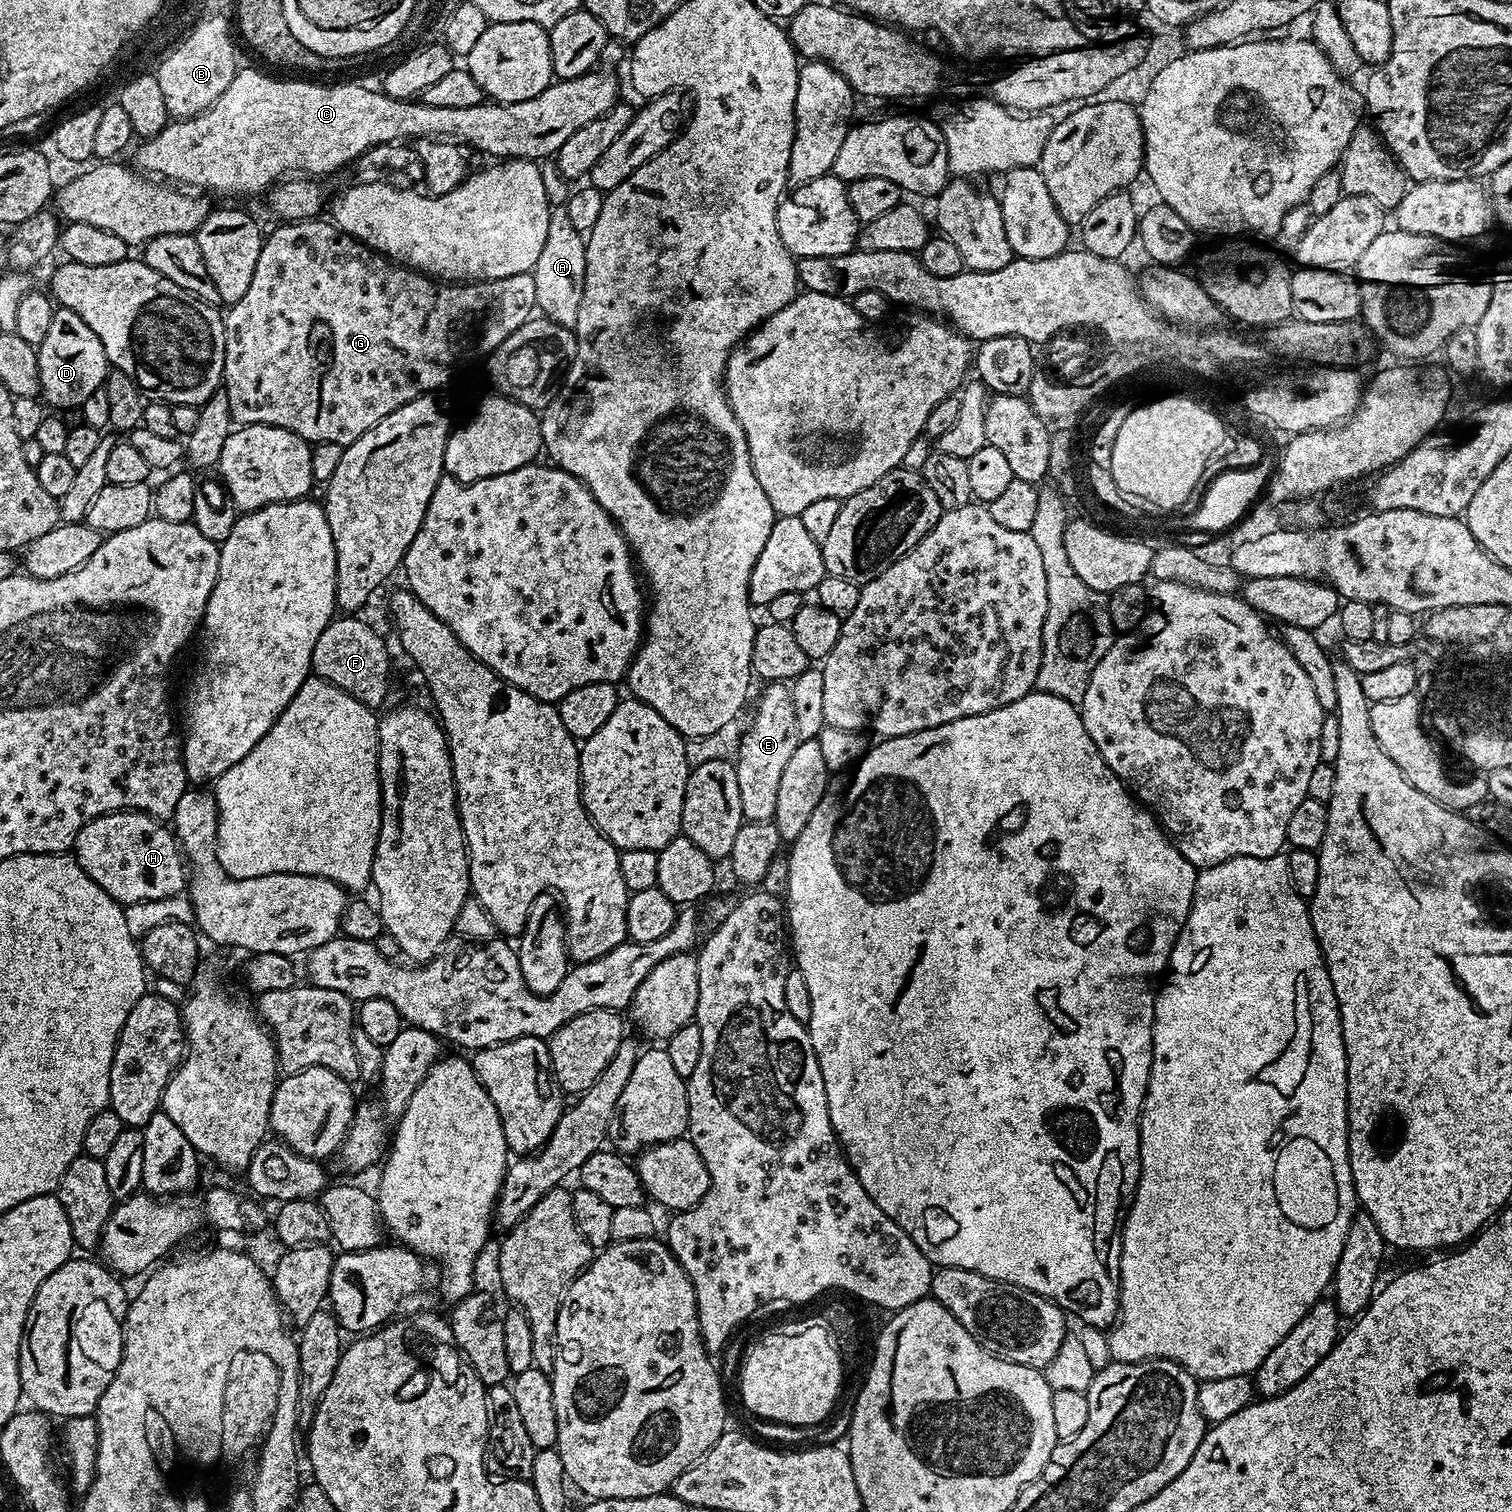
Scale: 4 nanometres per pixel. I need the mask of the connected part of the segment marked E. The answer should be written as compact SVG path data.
M772 682L760 696L756 709L752 712L752 721L740 740L740 749L734 755L736 773L738 774L738 795L742 802L742 814L745 821L766 822L774 814L774 805L778 802L778 785L786 767L786 761L793 756L794 750L800 744L798 725L794 723L794 704L790 702L791 687L784 682Z

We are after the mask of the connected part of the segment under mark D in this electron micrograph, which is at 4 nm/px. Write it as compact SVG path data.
M57 307L46 338L42 338L36 348L40 391L45 405L53 404L56 410L83 406L94 390L104 387L104 379L110 371L108 352L94 329L92 324L82 322L79 312Z

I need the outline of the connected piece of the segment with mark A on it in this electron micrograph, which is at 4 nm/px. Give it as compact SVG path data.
M553 207L546 230L546 246L542 246L542 254L538 254L538 262L532 267L531 273L539 315L563 328L575 329L578 322L578 306L582 306L582 290L586 282L585 243L581 232L570 226L570 218L564 207Z

